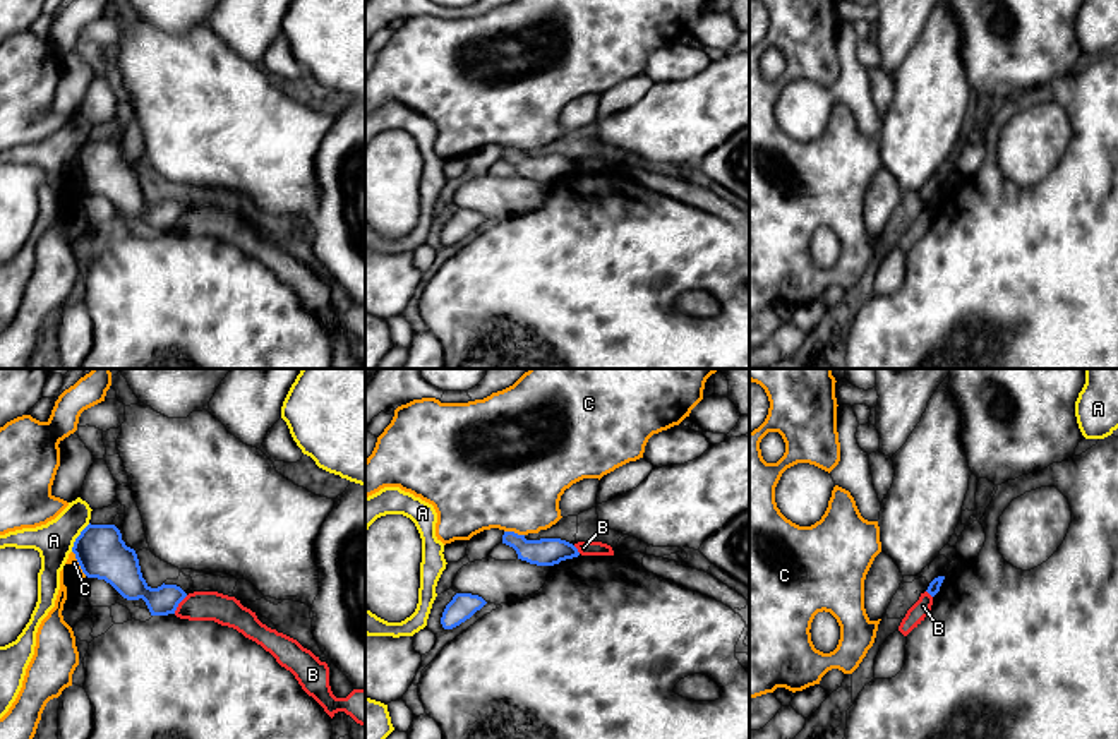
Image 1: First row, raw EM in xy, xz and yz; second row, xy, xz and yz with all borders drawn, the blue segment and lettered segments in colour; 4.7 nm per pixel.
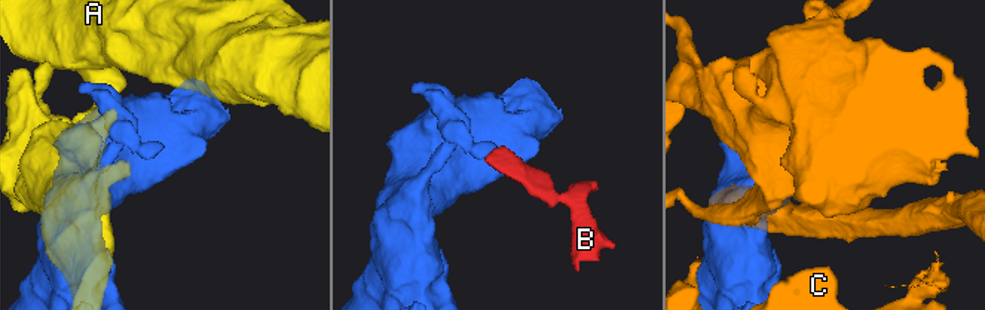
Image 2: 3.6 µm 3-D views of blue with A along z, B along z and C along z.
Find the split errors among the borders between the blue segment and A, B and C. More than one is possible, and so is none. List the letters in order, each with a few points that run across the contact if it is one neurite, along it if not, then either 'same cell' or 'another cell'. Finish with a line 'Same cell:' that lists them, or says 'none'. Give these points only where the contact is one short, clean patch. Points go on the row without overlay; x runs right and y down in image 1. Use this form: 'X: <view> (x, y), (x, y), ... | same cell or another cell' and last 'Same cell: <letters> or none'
A: another cell
B: xy (187, 211), (174, 228) | another cell
C: another cell
Same cell: none

